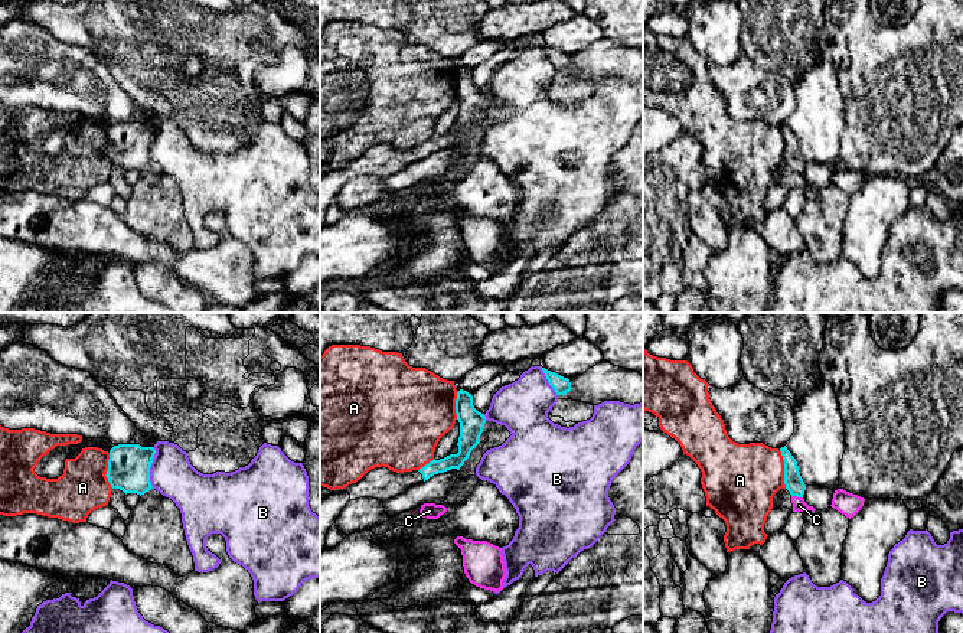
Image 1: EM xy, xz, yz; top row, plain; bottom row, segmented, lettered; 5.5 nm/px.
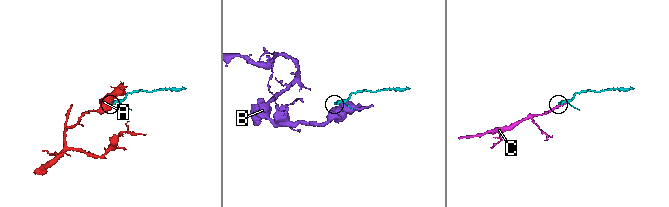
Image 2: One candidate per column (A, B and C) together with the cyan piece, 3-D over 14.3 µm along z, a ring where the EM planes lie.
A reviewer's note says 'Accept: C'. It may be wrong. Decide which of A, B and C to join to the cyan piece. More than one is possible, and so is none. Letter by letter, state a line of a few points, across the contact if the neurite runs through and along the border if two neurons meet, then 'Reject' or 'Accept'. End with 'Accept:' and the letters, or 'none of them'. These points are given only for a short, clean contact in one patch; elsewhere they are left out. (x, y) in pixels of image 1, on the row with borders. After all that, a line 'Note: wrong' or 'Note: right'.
A: Reject
B: Reject
C: Line: yz (792, 495), (802, 498). Reject
Accept: none of them
Note: wrong

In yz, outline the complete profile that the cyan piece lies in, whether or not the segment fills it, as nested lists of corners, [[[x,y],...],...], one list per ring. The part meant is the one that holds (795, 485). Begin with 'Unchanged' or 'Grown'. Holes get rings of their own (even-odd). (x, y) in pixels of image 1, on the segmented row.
Unchanged. [[[787,447],[780,448],[784,460],[784,484],[791,496],[803,497],[806,484],[800,476],[796,459],[787,450]]]

